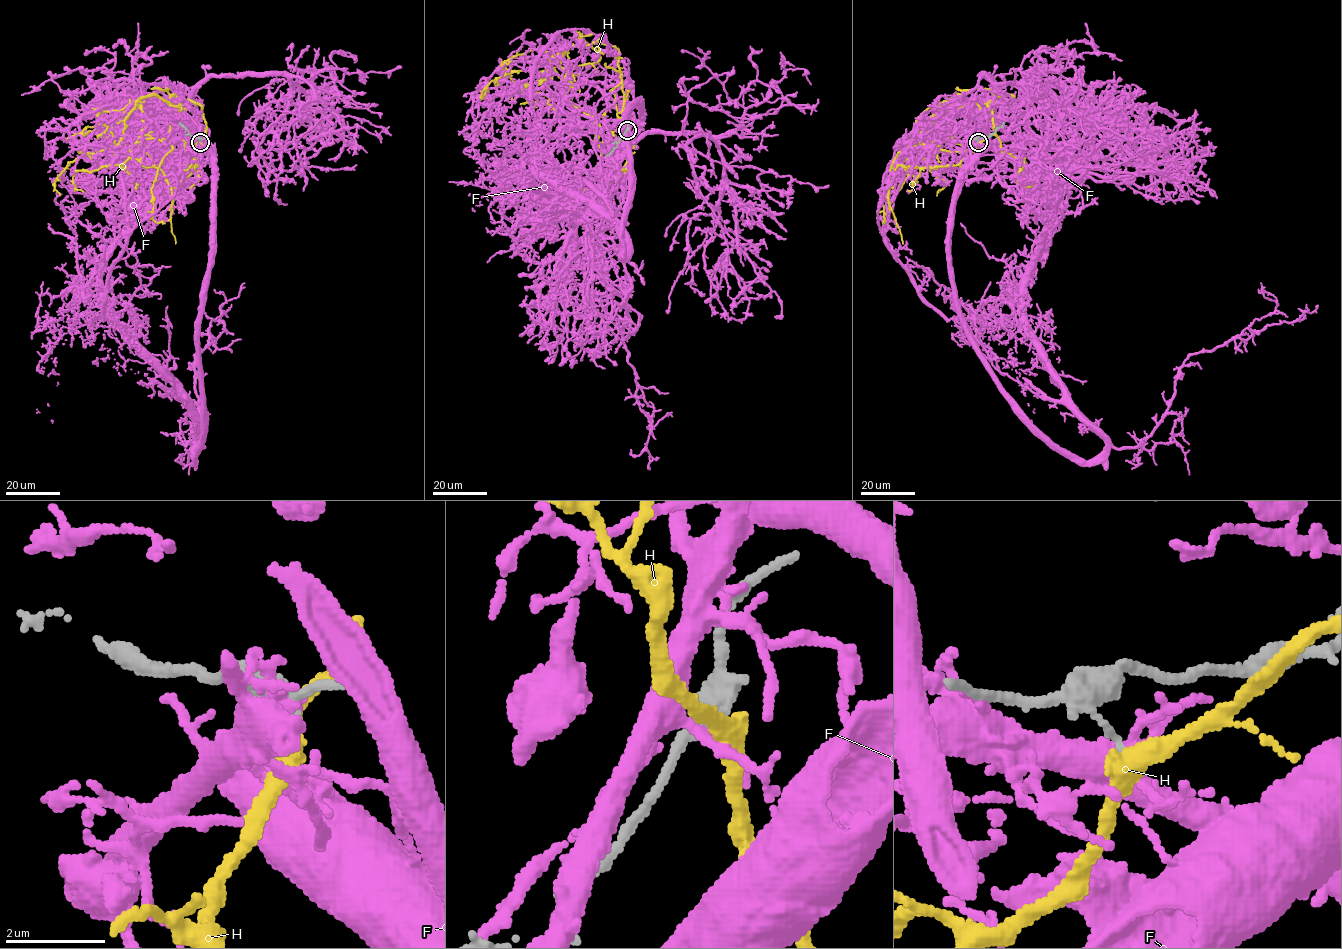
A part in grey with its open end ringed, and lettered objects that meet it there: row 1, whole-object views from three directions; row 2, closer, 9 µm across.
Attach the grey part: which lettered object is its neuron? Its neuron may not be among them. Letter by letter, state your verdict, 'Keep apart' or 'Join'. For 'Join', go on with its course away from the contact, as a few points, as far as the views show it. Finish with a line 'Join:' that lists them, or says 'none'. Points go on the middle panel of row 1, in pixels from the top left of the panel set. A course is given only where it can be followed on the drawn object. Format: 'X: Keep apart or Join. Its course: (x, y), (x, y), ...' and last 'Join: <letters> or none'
F: Keep apart
H: Join. Its course: (627, 130), (633, 146), (605, 149), (598, 122), (565, 98), (570, 79), (556, 58), (598, 40), (603, 54)
Join: H

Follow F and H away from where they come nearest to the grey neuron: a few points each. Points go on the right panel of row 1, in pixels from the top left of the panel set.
F: (979, 142), (952, 223), (961, 323), (1014, 409), (1083, 459), (1144, 440), (1192, 354), (1317, 305)
H: (978, 142), (994, 131), (988, 103), (998, 96), (943, 102), (893, 167), (888, 205), (903, 244)

